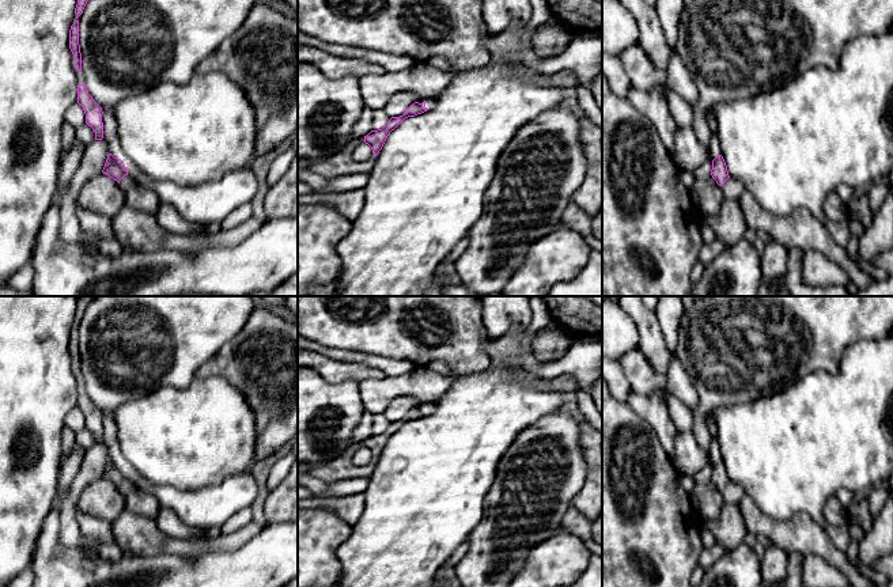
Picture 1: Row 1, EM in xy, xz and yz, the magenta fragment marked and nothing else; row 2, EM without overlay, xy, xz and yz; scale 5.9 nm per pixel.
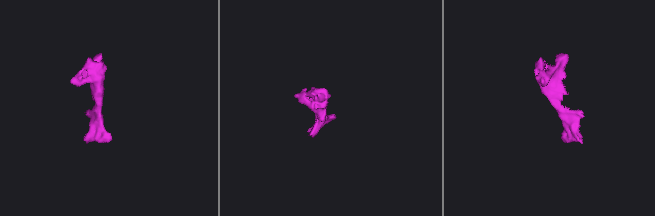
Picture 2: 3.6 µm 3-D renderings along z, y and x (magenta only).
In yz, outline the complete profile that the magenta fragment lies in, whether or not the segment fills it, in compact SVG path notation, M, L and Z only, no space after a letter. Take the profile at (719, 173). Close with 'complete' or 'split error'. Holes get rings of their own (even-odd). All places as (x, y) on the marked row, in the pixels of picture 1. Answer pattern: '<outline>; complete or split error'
M710 109L705 110L707 125L711 129L711 145L708 148L710 159L712 162L711 175L719 186L722 186L729 178L729 171L723 156L720 155L719 139L716 132L715 115Z; split error

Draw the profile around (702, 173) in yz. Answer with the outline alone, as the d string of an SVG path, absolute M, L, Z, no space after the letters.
M711 159L705 160L700 167L697 167L692 174L696 181L705 181L711 178L712 162Z

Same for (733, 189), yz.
M729 178L722 186L722 194L730 200L738 200L745 190L745 185L734 178Z

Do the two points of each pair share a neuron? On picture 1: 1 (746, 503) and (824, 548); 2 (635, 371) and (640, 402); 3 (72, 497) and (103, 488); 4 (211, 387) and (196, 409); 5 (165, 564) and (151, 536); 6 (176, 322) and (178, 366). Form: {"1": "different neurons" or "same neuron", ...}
{"1": "same neuron", "2": "different neurons", "3": "different neurons", "4": "same neuron", "5": "different neurons", "6": "same neuron"}

